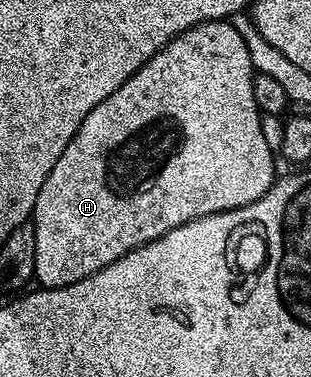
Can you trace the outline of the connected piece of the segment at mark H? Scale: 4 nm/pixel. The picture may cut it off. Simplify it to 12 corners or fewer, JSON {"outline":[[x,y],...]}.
{"outline":[[176,35],[99,101],[31,222],[42,288],[259,201],[243,37]]}

